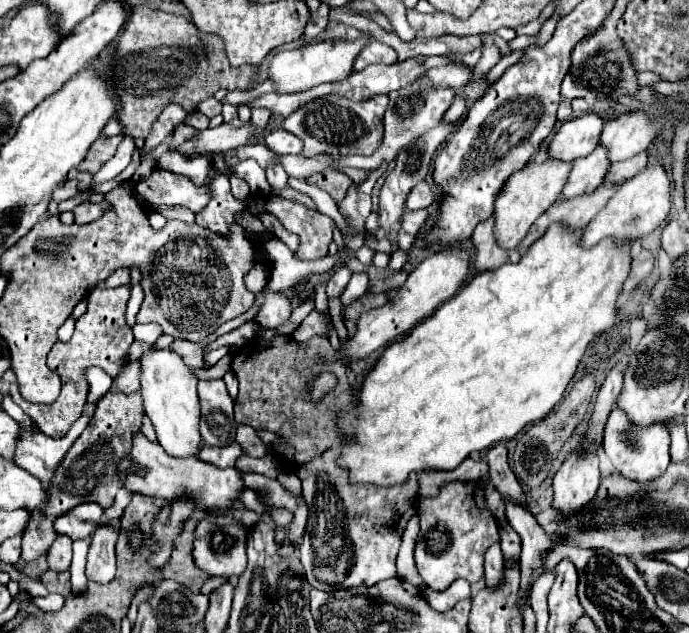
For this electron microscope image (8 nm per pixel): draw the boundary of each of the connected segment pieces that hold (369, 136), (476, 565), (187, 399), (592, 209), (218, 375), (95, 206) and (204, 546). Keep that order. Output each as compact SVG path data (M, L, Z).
M328 95L308 105L302 105L296 113L284 119L286 131L304 141L304 157L320 153L340 155L372 155L384 139L384 113L388 109L388 95L376 95L370 101L354 103L344 97Z
M484 481L446 485L438 497L420 505L420 535L414 561L424 583L434 591L446 591L456 579L478 583L484 579L484 555L490 545L500 543L500 527L484 501Z
M150 349L140 357L142 363L142 397L144 409L150 417L156 437L164 451L172 457L196 457L200 453L200 397L198 379L190 367L172 349Z
M602 183L596 191L580 195L580 197L572 197L572 199L558 199L544 215L540 215L540 219L532 225L530 233L526 235L526 239L516 247L520 253L526 253L528 247L540 239L548 225L554 221L562 221L568 227L574 229L584 229L600 209L604 209L604 205L608 203L608 199L612 197L612 193L618 191L622 183Z
M225 356L208 370L192 369L194 375L201 380L222 379L226 372L231 368L231 357Z
M102 201L102 203L82 203L74 209L74 215L76 215L76 223L90 223L98 217L102 217L102 213L108 209L108 205Z
M230 509L228 513L216 513L216 517L204 519L198 523L196 541L194 541L194 557L196 565L206 573L220 575L224 579L236 579L246 569L246 543L248 533L260 521L260 515L250 509Z

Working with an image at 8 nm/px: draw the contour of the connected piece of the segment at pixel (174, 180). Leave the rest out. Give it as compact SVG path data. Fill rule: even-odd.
M156 169L146 181L136 185L136 197L144 203L146 213L156 211L160 205L184 205L196 213L208 203L208 187L194 185L186 175Z

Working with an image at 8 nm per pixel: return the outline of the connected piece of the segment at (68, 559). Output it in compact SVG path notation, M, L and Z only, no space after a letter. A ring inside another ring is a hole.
M58 535L52 549L48 551L48 567L52 571L68 571L72 563L72 539L68 535Z

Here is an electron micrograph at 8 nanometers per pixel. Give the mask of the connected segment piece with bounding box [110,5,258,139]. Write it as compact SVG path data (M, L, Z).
M140 5L130 11L124 25L110 79L120 101L118 119L124 133L146 139L164 107L176 103L182 105L186 113L194 113L200 101L214 97L214 93L222 87L228 91L252 89L256 71L258 67L232 69L224 41L218 35L200 33L190 19Z

